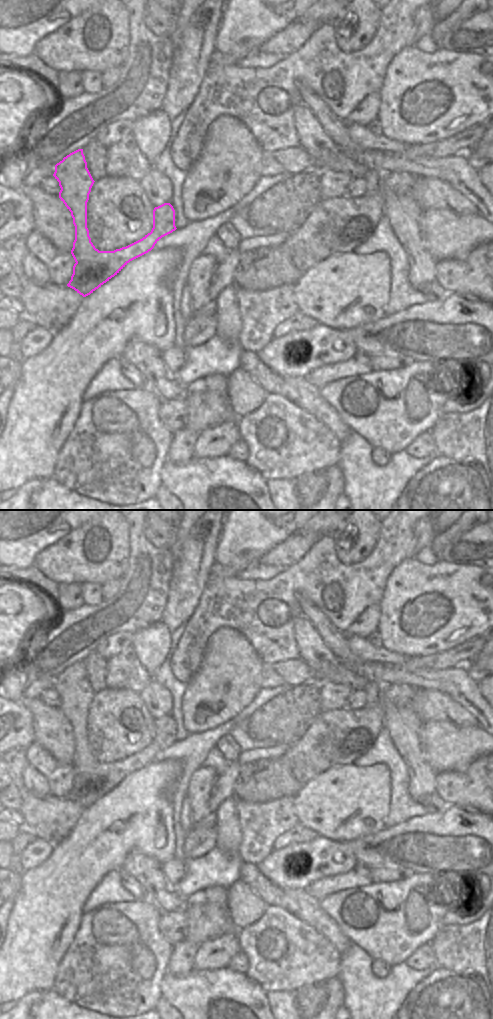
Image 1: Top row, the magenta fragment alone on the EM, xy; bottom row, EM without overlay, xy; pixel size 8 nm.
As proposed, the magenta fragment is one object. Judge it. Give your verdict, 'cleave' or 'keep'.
cleave

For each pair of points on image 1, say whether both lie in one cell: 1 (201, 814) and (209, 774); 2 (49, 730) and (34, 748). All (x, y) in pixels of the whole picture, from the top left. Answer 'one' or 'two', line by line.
1: one
2: two

